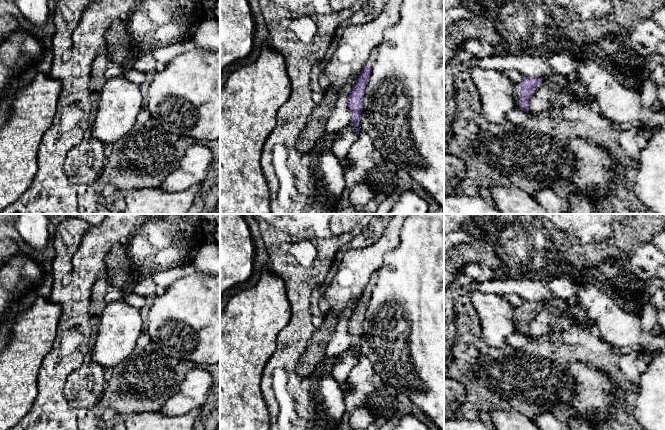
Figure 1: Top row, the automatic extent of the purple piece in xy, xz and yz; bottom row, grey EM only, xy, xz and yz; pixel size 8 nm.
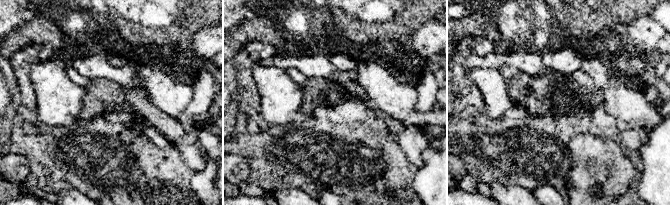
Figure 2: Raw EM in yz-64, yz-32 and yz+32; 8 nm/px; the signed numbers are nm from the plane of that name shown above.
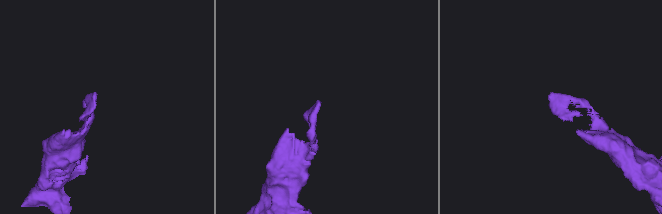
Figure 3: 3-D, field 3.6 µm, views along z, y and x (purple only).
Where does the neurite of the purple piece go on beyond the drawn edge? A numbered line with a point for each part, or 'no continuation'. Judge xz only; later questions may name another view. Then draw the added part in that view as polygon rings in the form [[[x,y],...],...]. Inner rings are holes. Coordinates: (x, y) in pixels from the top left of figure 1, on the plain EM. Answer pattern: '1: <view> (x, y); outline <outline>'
1: xz (373, 279); outline [[[375,272],[372,277],[370,278],[368,284],[366,285],[366,289],[369,290],[369,291],[372,291],[375,284],[376,284],[376,281],[377,281],[377,277],[378,277],[378,272]]]

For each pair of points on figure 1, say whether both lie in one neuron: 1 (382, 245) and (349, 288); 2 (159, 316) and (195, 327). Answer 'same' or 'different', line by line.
1: same
2: same

